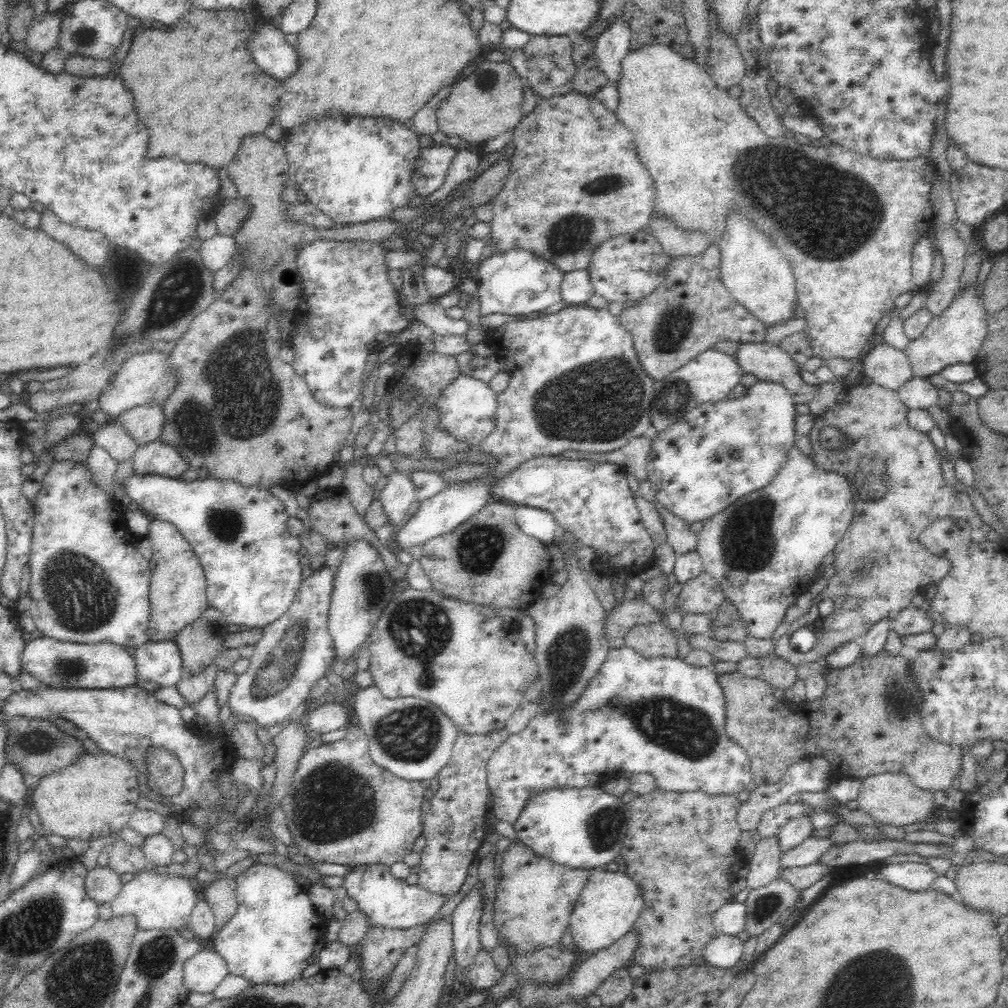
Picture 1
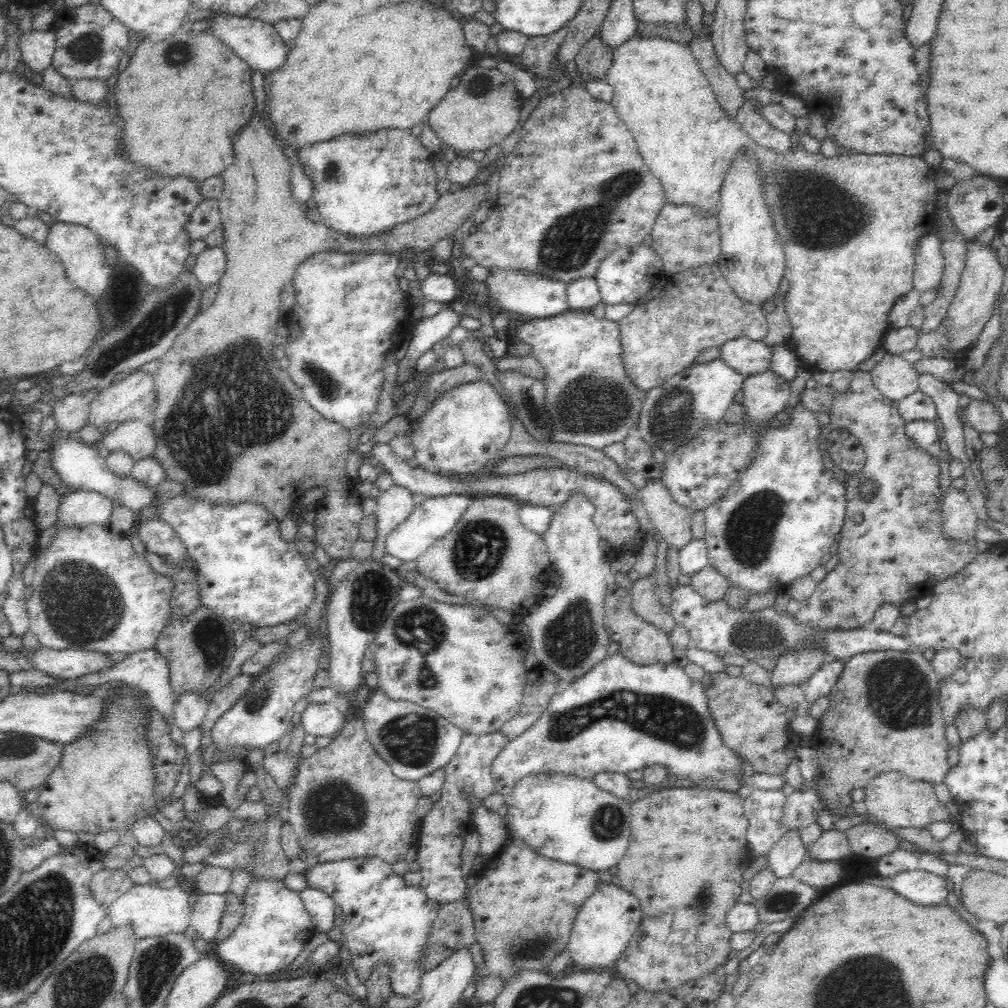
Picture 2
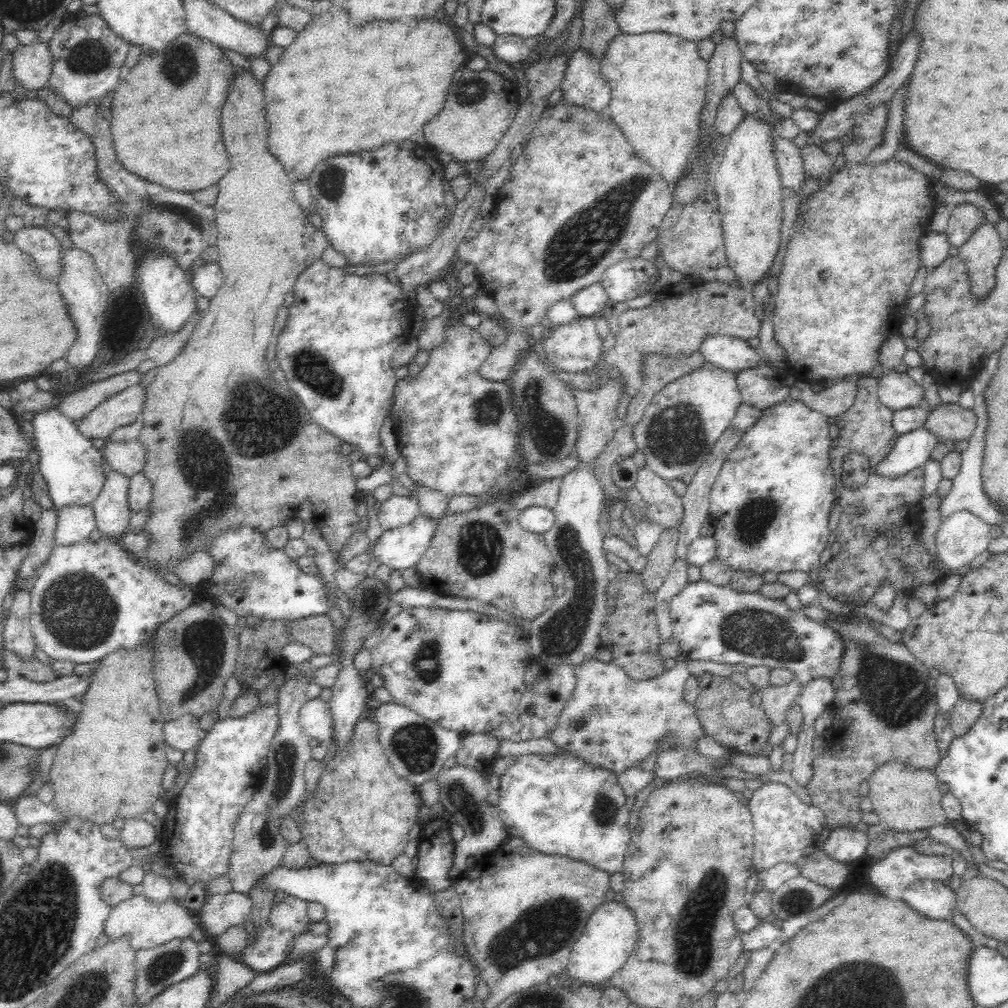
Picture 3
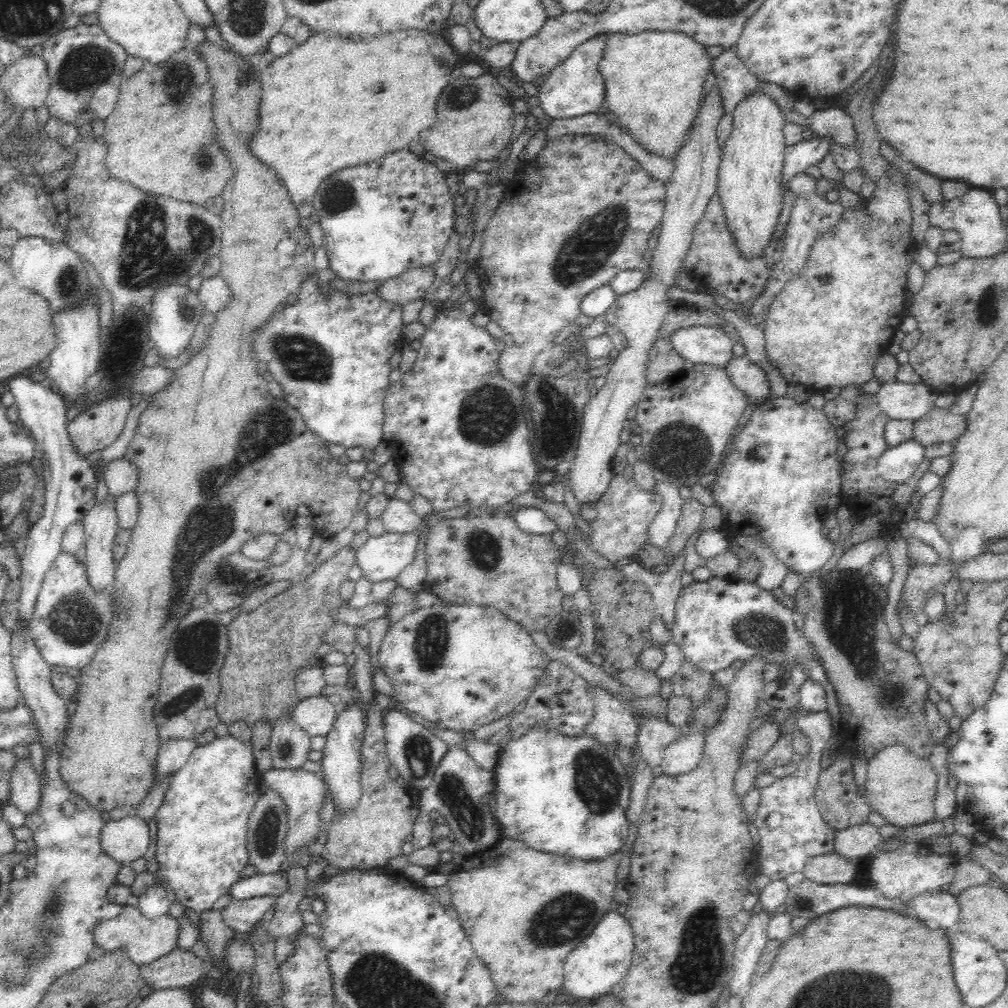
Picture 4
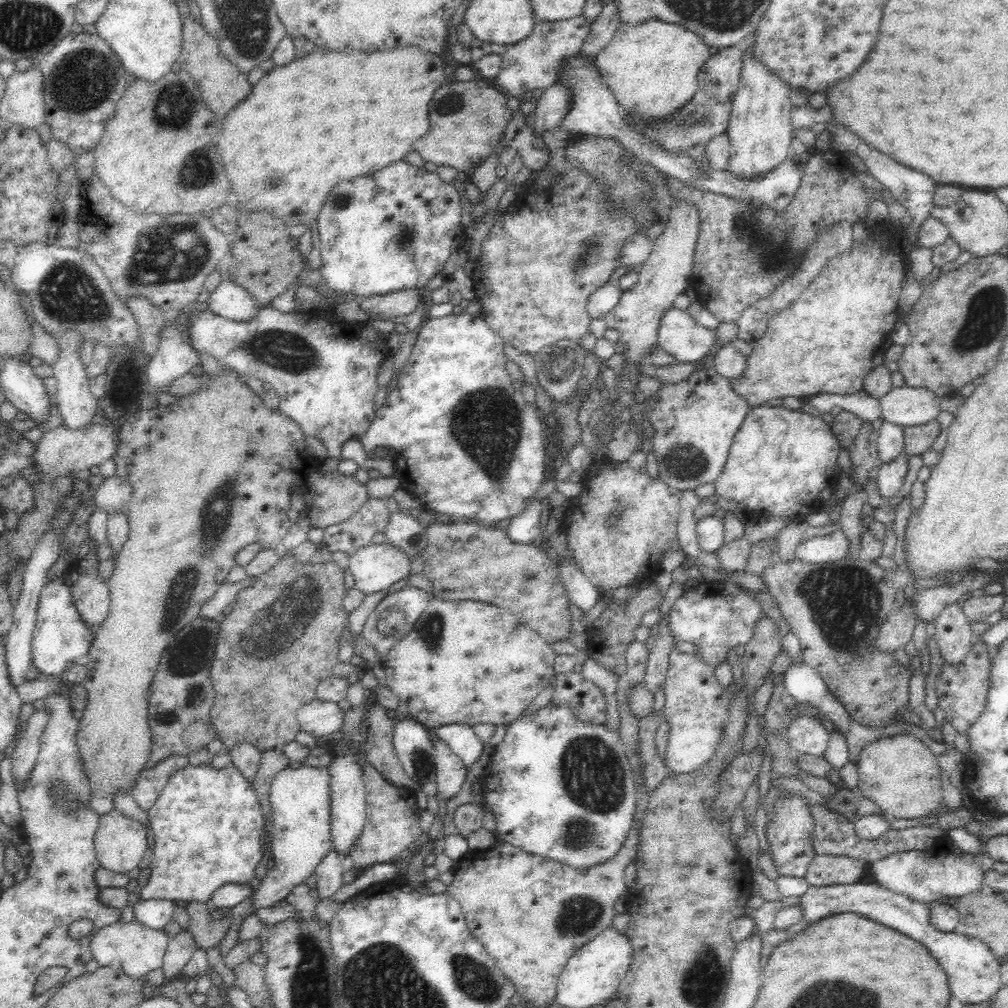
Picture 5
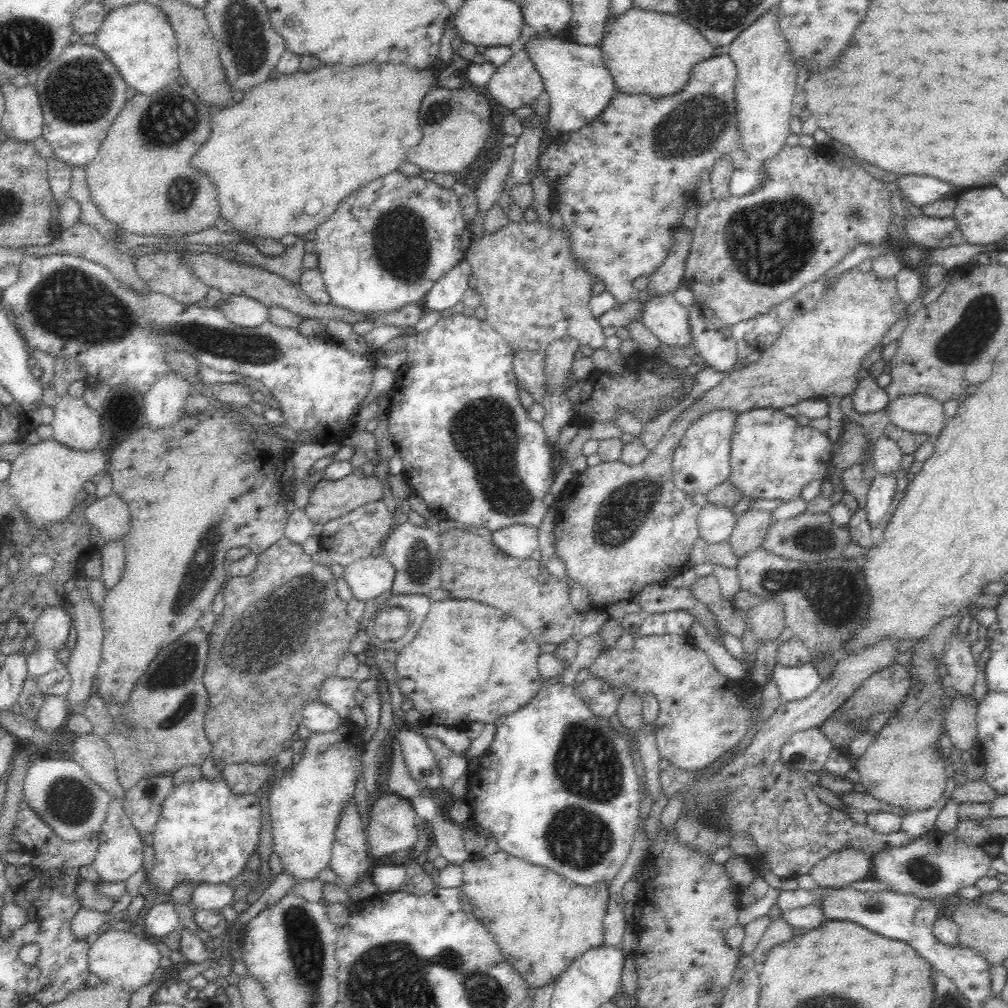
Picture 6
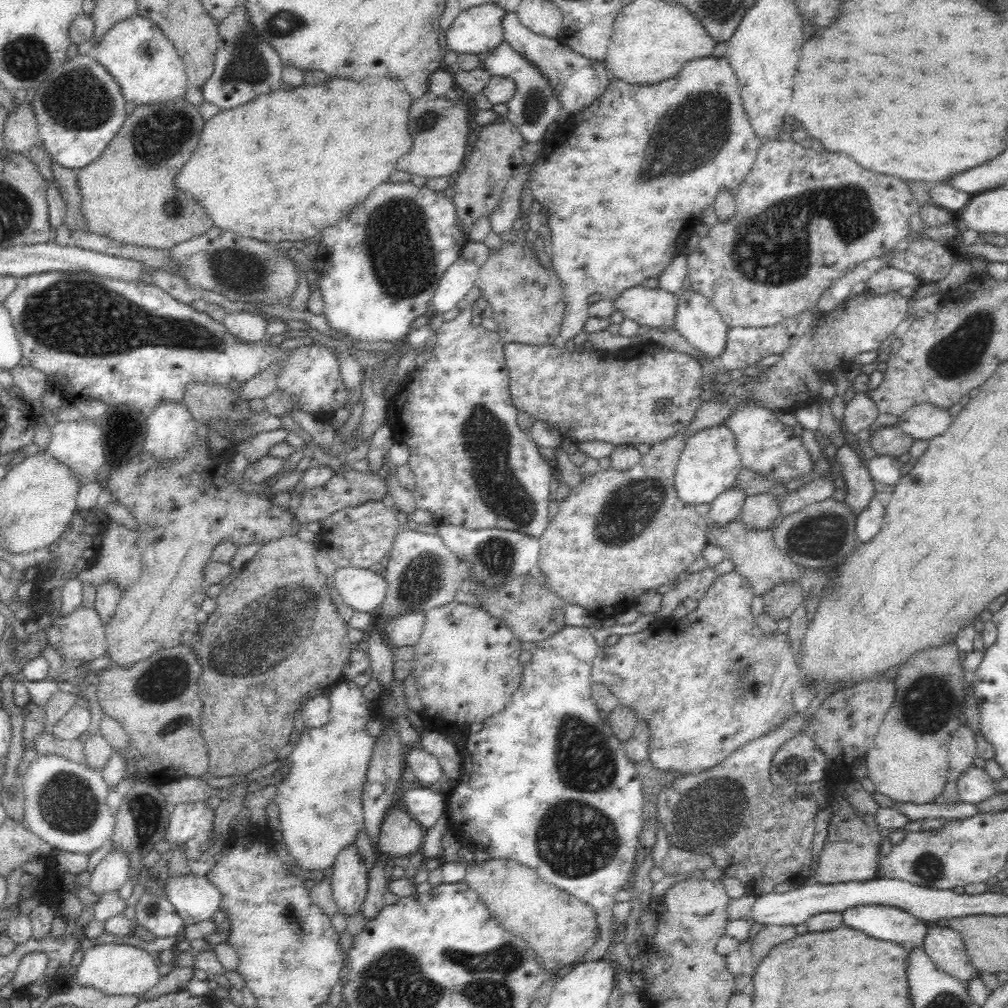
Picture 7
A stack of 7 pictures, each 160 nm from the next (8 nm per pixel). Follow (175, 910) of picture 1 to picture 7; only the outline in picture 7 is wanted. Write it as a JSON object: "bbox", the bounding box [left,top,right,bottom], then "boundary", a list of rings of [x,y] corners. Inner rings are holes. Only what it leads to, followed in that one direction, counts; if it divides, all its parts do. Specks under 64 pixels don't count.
{"bbox":[76,943,162,997],"boundary":[[[108,943],[93,946],[83,954],[83,959],[76,969],[76,984],[87,987],[92,986],[109,997],[114,995],[141,995],[160,982],[162,976],[158,971],[159,964],[153,960],[153,955],[142,948],[128,944]]]}

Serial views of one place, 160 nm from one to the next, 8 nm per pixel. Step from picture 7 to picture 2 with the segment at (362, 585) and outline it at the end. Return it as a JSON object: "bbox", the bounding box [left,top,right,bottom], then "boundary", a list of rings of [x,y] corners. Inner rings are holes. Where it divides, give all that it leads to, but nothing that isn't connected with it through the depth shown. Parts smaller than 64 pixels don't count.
{"bbox":[384,495,471,562],"boundary":[[[470,495],[428,497],[424,502],[417,504],[410,516],[386,536],[384,540],[386,552],[402,562],[416,561],[436,540],[442,538],[444,534],[452,530],[453,526],[456,526],[456,521],[461,514],[464,514],[471,499]]]}

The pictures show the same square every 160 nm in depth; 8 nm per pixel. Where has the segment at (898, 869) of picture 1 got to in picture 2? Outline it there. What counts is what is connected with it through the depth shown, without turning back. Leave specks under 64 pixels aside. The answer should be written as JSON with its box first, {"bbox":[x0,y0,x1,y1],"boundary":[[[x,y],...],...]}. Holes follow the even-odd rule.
{"bbox":[890,870,948,906],"boundary":[[[923,870],[900,871],[890,880],[890,888],[918,906],[948,905],[946,878]]]}

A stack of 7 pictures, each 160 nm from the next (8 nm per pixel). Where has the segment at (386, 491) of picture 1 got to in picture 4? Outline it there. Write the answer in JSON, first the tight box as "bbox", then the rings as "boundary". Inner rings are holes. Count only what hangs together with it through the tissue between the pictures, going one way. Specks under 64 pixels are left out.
{"bbox":[380,499,421,534],"boundary":[[[390,499],[380,516],[386,533],[410,534],[420,526],[421,516],[404,500]]]}

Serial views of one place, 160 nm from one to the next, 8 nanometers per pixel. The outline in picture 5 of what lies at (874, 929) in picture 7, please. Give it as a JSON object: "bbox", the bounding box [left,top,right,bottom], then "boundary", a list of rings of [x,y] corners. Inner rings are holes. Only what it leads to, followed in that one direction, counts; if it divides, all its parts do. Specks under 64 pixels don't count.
{"bbox":[799,881,1001,1004],"boundary":[[[858,881],[854,884],[810,887],[801,896],[799,905],[802,907],[804,919],[809,924],[835,914],[856,913],[920,942],[944,970],[950,994],[964,1004],[987,1002],[1001,987],[1001,965],[988,945],[977,938],[936,930],[930,920],[932,903],[920,902],[905,894],[892,892],[878,883]]]}

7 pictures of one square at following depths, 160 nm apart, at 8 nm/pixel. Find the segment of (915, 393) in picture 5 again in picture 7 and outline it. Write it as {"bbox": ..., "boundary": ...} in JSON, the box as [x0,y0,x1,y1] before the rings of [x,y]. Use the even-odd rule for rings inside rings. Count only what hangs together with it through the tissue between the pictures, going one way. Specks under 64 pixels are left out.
{"bbox":[897,402,954,441],"boundary":[[[926,402],[911,406],[905,413],[902,413],[897,425],[908,436],[927,441],[944,434],[953,420],[954,417],[949,411]]]}

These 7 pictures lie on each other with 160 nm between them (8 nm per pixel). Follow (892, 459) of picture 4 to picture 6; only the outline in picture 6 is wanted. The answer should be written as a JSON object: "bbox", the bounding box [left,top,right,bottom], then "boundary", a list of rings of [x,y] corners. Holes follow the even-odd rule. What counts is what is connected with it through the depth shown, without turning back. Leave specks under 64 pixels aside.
{"bbox":[865,473,897,533],"boundary":[[[878,473],[871,483],[866,496],[865,511],[870,530],[877,533],[882,527],[882,520],[886,519],[892,508],[892,496],[897,488],[896,475]]]}

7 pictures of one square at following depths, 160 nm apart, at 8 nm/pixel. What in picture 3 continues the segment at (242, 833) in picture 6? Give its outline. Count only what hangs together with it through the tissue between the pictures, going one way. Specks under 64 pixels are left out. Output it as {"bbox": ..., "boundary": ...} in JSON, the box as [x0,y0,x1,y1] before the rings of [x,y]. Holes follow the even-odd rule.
{"bbox":[159,704,278,899],"boundary":[[[272,704],[262,708],[259,706],[244,718],[217,721],[212,732],[202,736],[202,740],[197,745],[193,768],[188,770],[190,772],[188,781],[178,794],[172,794],[170,807],[163,820],[162,833],[159,835],[160,855],[163,862],[174,868],[176,876],[184,883],[188,883],[188,888],[192,888],[196,883],[200,884],[205,891],[206,899],[213,895],[213,892],[207,890],[207,884],[211,880],[229,876],[236,822],[248,802],[243,798],[242,793],[247,788],[256,786],[256,782],[264,777],[260,762],[267,757],[272,738],[277,734],[278,714],[277,704]]]}

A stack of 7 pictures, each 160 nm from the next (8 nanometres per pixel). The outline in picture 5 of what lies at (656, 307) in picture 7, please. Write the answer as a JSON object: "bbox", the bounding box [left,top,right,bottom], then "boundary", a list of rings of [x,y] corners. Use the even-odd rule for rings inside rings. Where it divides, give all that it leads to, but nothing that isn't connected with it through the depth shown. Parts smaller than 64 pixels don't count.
{"bbox":[657,306,716,363],"boundary":[[[670,306],[658,324],[657,344],[678,363],[696,363],[716,346],[716,333],[699,325],[688,312]]]}

